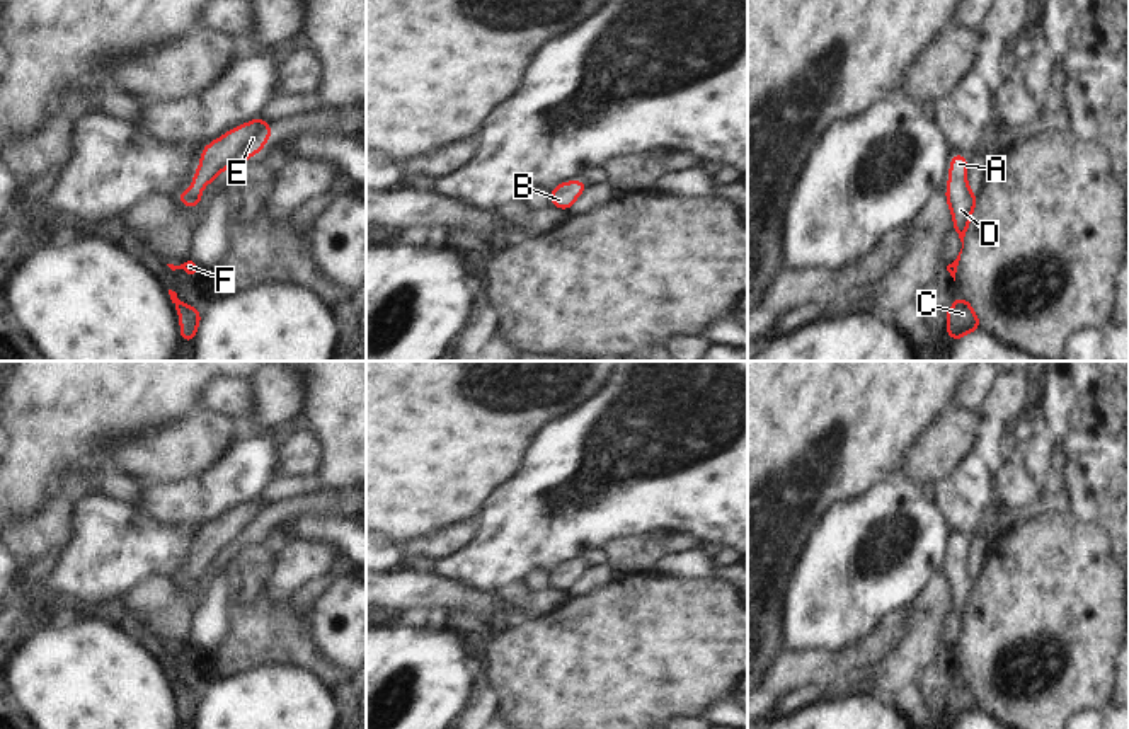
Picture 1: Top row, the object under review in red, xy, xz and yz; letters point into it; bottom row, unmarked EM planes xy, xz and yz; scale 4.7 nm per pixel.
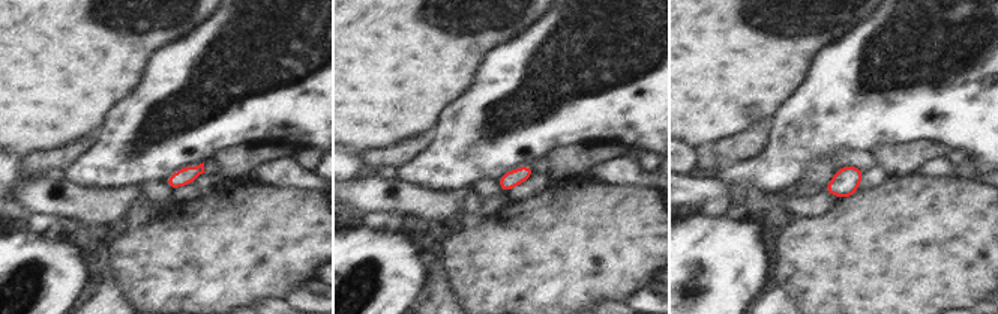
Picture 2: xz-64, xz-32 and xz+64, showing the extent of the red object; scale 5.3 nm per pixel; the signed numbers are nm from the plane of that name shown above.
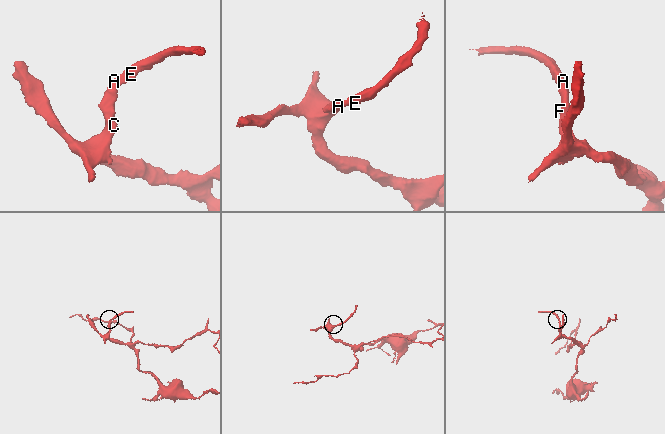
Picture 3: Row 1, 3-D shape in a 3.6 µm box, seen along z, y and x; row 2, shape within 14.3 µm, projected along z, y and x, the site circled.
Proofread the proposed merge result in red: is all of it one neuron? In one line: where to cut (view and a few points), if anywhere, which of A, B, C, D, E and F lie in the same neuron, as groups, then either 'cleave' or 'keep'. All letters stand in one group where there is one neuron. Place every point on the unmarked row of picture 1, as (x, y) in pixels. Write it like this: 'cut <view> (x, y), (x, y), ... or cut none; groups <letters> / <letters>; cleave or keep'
cut none; groups A B C D E F; keep

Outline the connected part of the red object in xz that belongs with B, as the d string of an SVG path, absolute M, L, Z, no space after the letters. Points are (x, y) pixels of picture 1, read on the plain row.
M586 562L560 564L552 574L552 588L567 593L569 588L576 586L577 577L587 569Z

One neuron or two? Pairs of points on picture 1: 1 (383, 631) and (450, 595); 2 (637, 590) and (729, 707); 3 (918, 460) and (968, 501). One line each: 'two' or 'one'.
1: two
2: two
3: two

